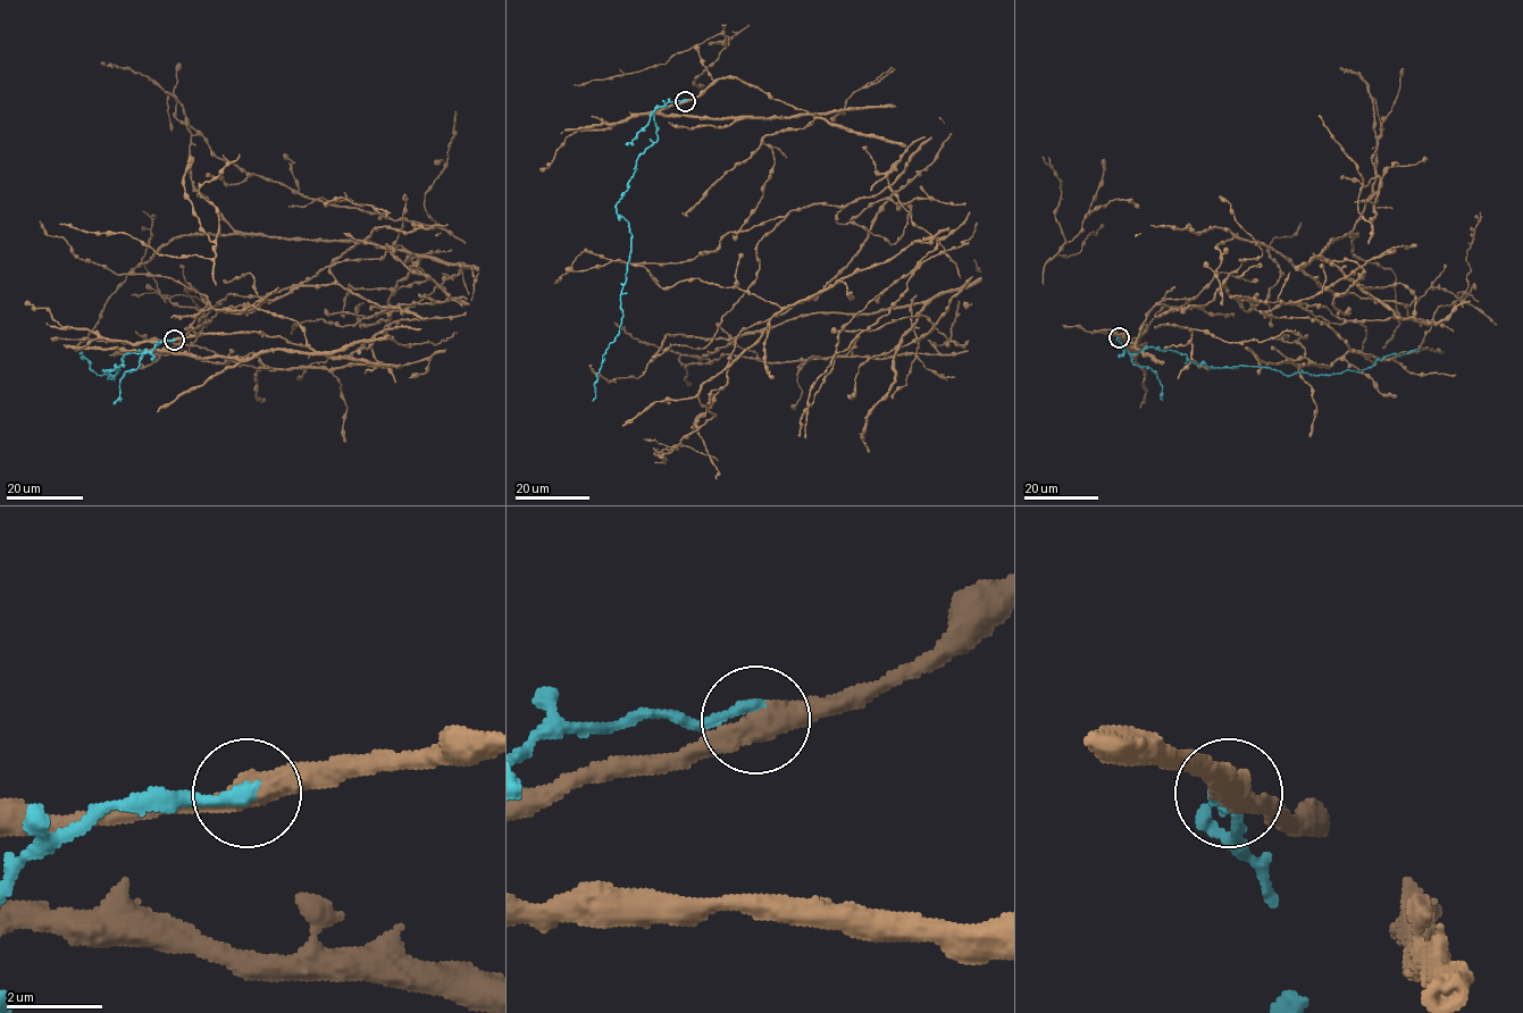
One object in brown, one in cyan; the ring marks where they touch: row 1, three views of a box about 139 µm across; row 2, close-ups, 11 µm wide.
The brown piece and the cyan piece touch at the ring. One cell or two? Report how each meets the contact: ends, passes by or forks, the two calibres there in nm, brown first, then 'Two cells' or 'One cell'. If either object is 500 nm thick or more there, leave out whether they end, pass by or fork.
Thickness 550 nm (brown) against 280 nm. Two cells

